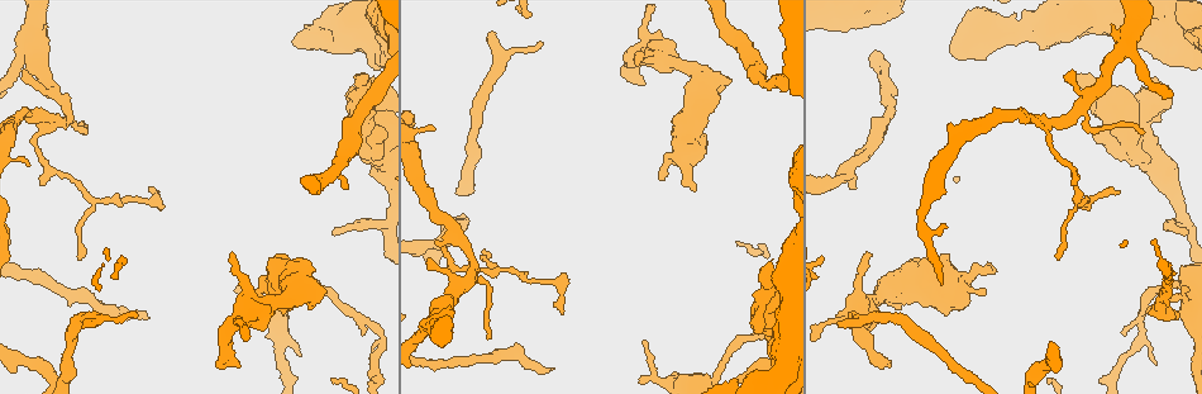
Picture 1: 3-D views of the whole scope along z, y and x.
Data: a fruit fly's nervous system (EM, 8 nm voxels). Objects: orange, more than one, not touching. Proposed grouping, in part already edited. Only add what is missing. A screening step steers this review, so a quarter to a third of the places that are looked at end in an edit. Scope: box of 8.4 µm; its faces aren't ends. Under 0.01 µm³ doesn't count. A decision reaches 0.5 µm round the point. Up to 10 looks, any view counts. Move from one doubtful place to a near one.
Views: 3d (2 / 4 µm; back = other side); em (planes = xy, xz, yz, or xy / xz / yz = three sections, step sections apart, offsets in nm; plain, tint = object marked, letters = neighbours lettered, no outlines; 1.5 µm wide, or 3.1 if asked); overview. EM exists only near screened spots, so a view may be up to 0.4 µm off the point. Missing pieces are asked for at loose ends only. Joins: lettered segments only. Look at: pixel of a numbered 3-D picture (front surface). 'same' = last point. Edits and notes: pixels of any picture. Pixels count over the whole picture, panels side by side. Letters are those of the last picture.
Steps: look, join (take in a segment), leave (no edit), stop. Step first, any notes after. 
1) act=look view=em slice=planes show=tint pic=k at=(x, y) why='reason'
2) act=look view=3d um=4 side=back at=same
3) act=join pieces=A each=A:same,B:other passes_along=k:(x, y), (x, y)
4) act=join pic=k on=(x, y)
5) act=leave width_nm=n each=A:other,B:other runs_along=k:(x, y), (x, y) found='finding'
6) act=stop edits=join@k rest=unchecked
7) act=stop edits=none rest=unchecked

act=look view=3d um=4 pic=1 at=(993, 270) why='an open end'

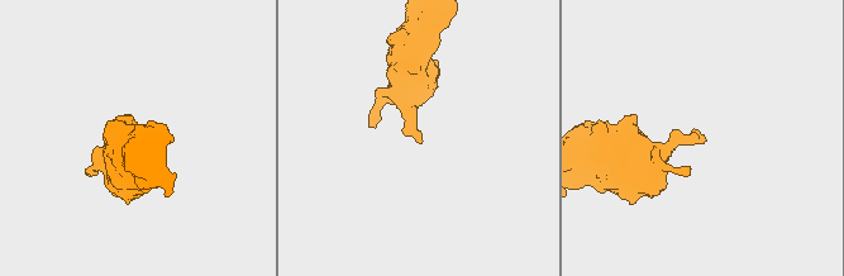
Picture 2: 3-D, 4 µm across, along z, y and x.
act=look view=em slice=xz step=8 show=tint pic=2 at=(419, 141) why='need the tissue'

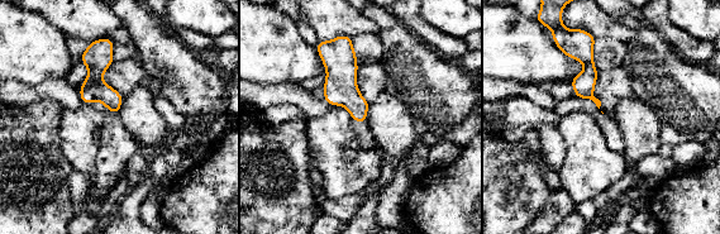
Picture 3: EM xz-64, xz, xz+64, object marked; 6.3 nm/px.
act=look view=em slice=planes show=letters at=same

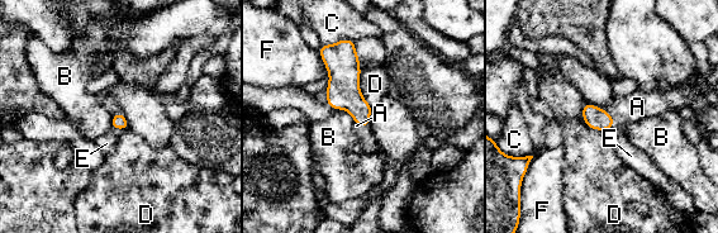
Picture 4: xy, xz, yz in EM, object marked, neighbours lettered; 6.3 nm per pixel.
act=join pieces=A longest_contact=D:240nm each=A:same,B:other,C:other,D:other,E:other,F:other passes_along=4:(595, 118), (612, 119), (637, 107) found='it goes on there'

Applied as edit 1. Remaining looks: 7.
act=look view=overview

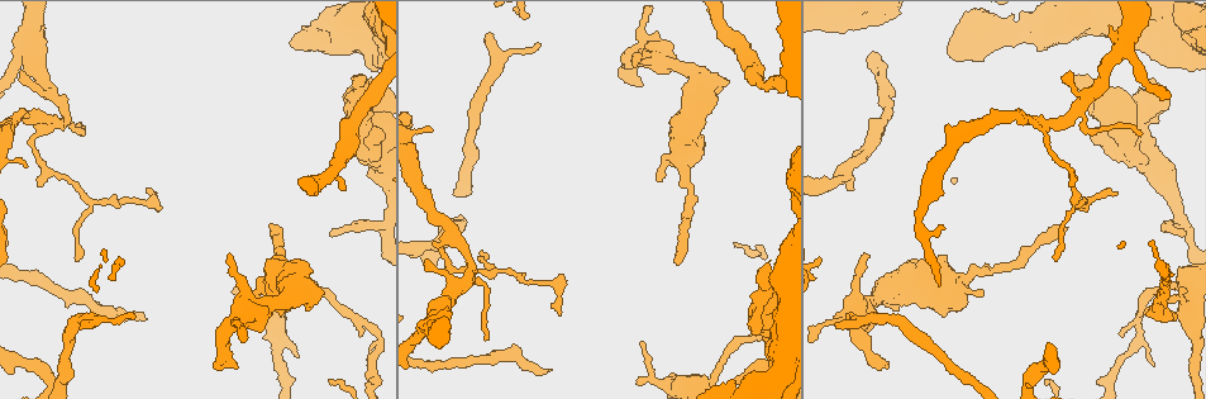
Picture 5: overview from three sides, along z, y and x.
act=look view=em slice=planes show=letters pic=5 at=(271, 229) why='long arm stops here'

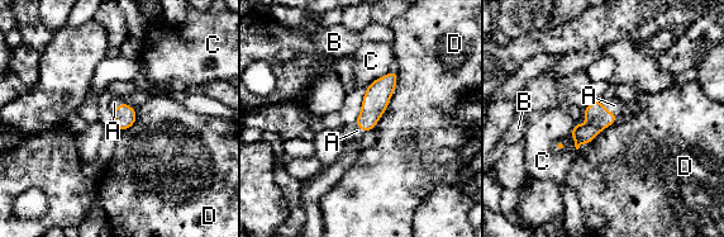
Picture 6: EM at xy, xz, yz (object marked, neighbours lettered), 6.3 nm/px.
act=join pieces=A longest_contact=D:400nm each=A:same,B:other,C:other,D:other passes_along=6:(599, 118), (606, 109), (614, 105) found='the neuron continues'

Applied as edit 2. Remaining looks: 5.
act=look view=em slice=planes show=letters pic=5 at=(141, 314) why='free end'

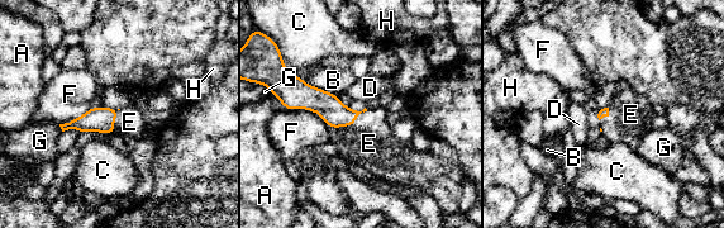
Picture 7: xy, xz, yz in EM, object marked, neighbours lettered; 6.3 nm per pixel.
act=join pieces=E each=A:other,B:other,C:other,D:other,E:same,F:other,G:other,H:other passes_along=7:(333, 112), (349, 124), (368, 143) found='the neuron continues'

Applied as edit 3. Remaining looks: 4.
act=look view=em slice=xz step=8 show=letters pic=5 at=(768, 262) why='free end'

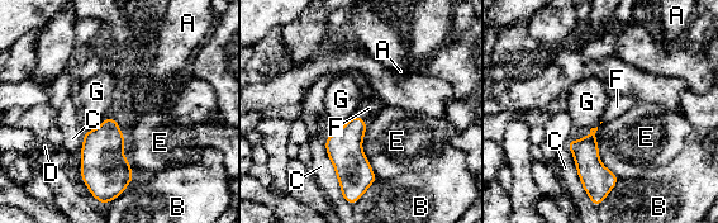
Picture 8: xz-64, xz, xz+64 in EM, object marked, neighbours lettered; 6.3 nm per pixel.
act=look view=em slice=planes show=letters at=same why='cut it another way'

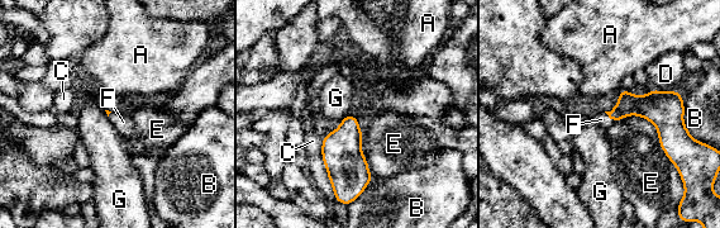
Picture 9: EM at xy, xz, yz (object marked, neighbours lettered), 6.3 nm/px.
act=join pieces=F each=A:other,B:other,C:other,D:other,E:other,F:same,G:other passes_along=9:(647, 107), (609, 117), (601, 119) found='it goes on there'

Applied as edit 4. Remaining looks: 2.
act=stop edits=join@4,join@6,join@7,join@9 rest=unchecked

